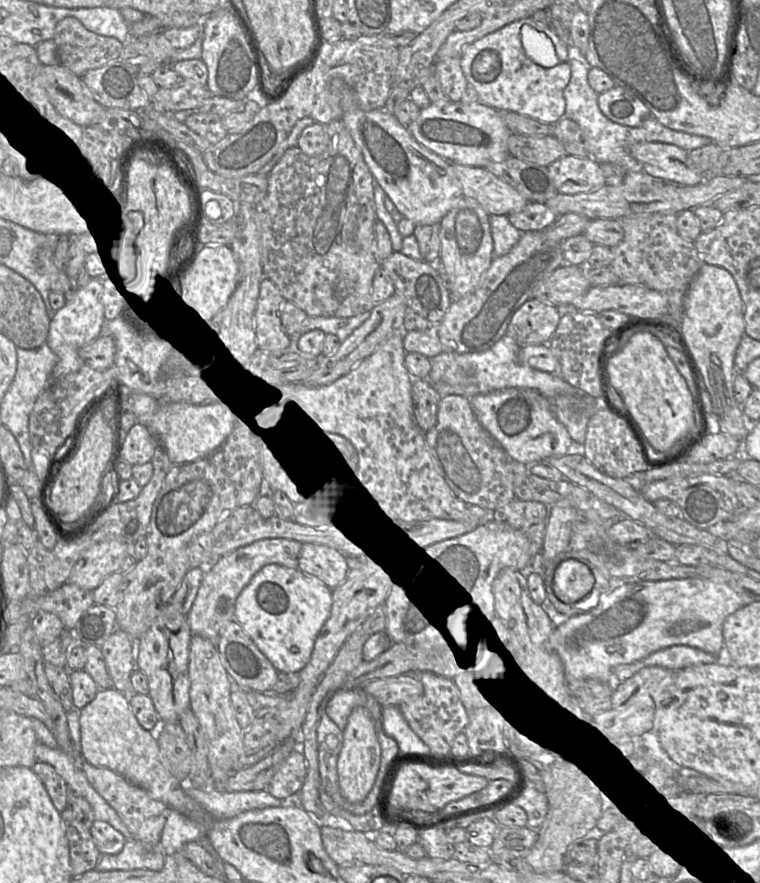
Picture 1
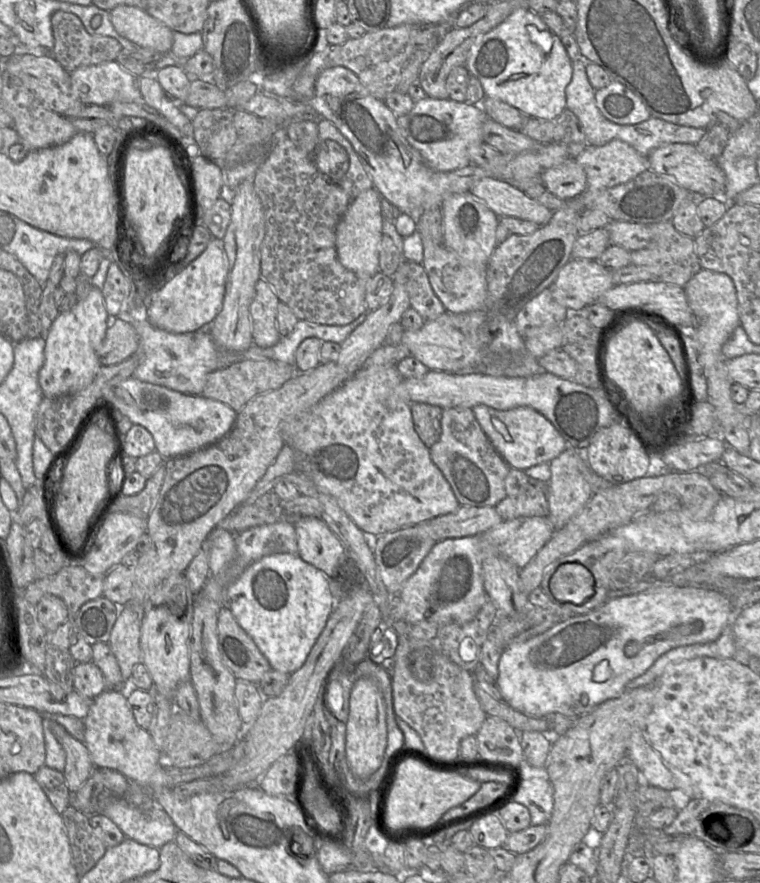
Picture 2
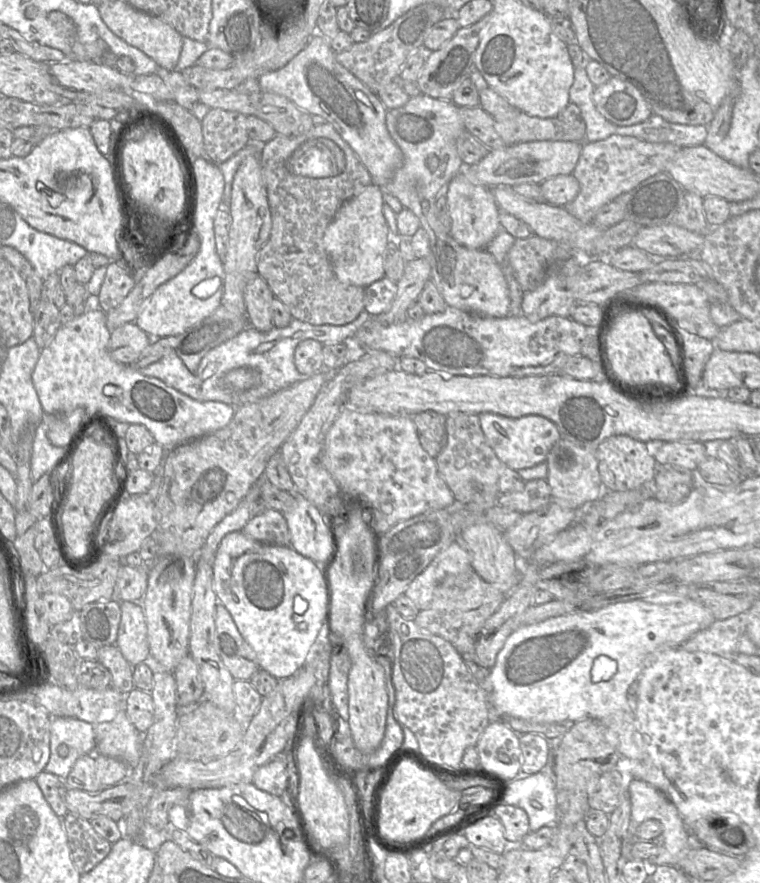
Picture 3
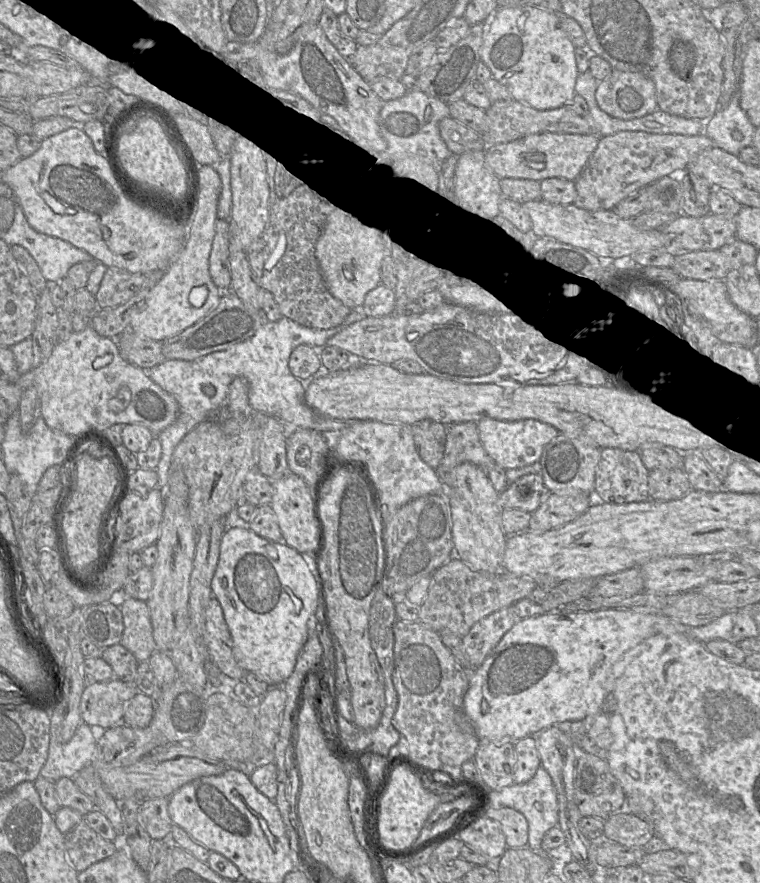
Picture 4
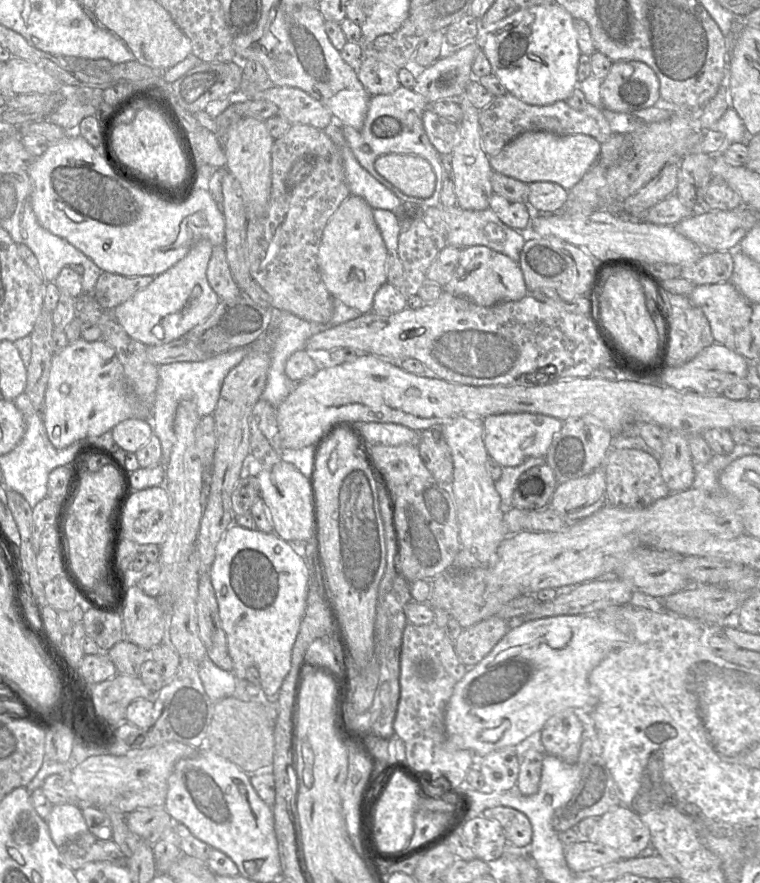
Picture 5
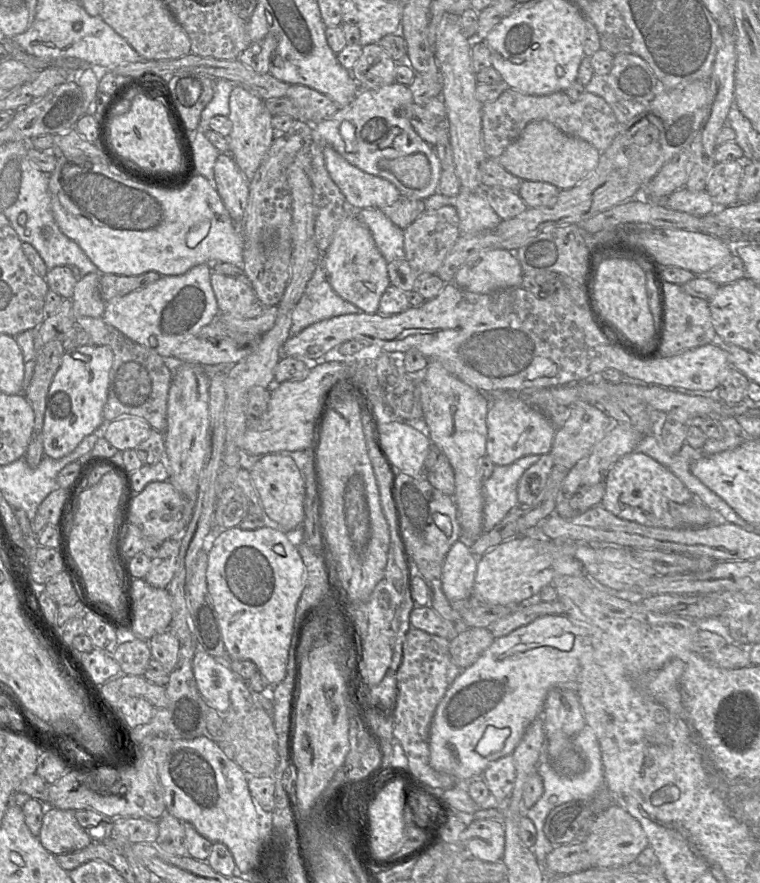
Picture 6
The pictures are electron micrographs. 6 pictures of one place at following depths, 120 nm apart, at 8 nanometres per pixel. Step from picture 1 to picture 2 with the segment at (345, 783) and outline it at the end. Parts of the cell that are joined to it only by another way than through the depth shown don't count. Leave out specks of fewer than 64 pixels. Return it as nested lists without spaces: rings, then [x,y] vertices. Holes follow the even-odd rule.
[[[359,678],[349,698],[349,716],[346,722],[345,753],[348,767],[359,780],[368,779],[381,766],[387,746],[386,711],[383,697],[373,680]]]

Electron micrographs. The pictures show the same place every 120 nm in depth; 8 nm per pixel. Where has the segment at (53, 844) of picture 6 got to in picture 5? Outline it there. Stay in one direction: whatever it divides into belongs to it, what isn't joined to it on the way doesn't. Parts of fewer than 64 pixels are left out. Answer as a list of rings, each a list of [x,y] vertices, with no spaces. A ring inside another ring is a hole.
[[[78,803],[53,805],[47,825],[52,841],[61,847],[71,837],[88,831]]]

